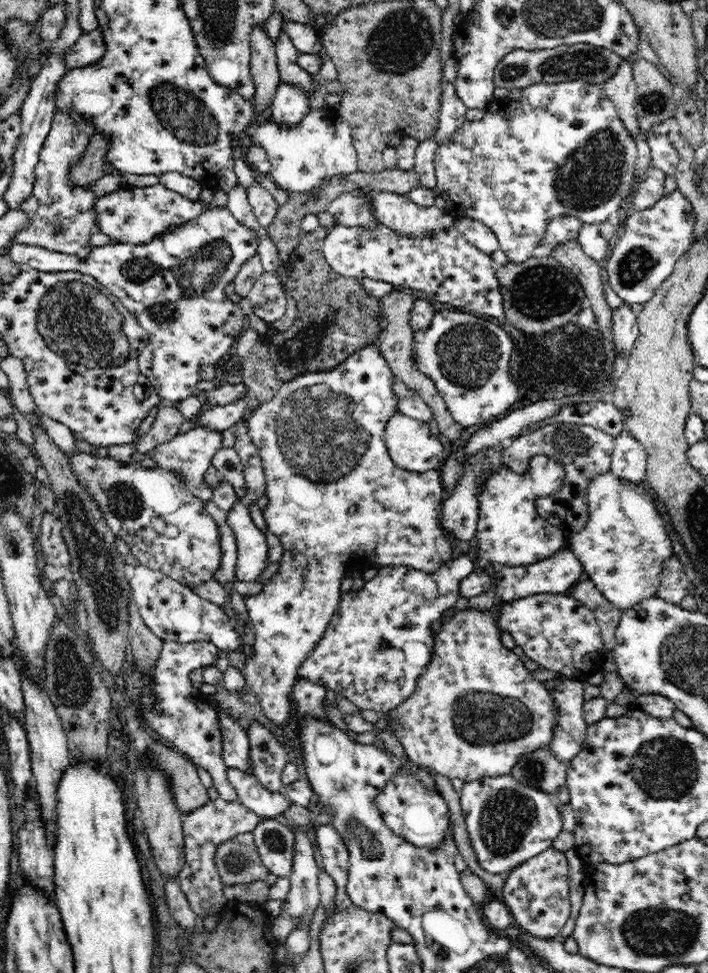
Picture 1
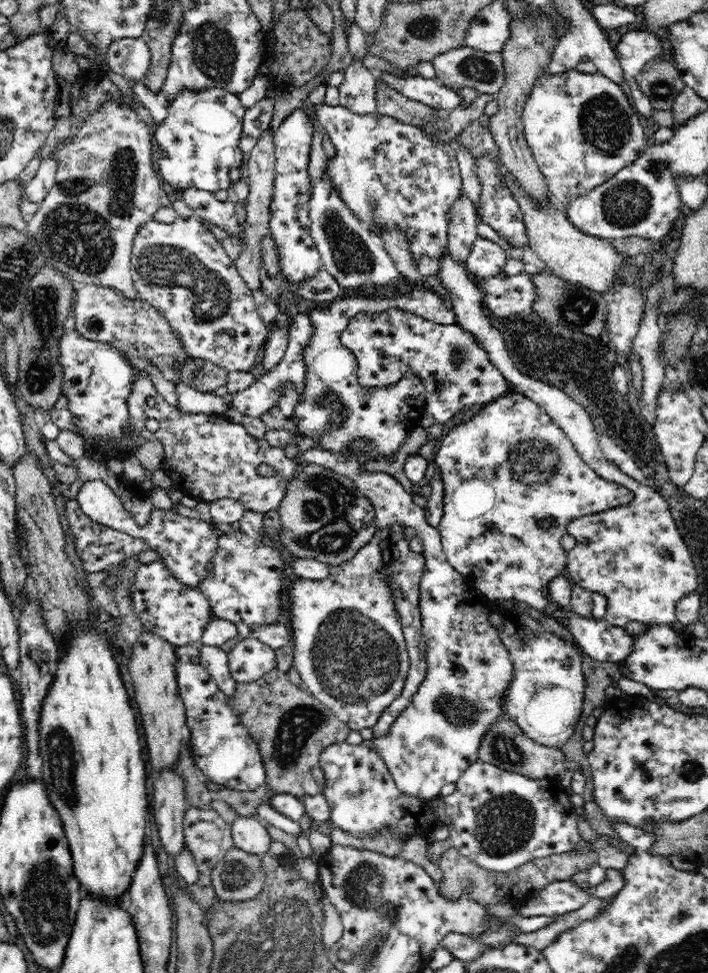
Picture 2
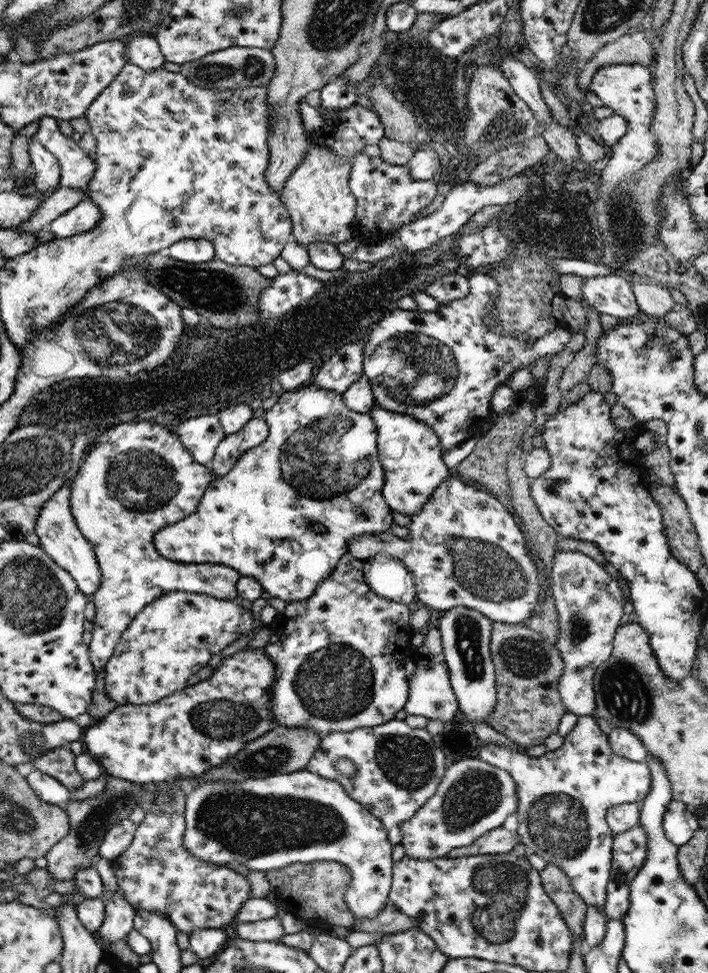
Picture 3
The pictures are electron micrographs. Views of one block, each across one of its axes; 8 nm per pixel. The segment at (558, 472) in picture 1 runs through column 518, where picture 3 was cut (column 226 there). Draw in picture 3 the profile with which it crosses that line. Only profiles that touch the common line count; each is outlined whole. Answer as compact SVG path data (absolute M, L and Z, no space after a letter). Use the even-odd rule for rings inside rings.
M308 383L294 391L281 392L279 400L270 410L267 410L265 421L269 426L269 436L266 437L266 440L238 457L236 464L228 474L213 479L210 488L205 490L205 494L201 498L201 505L198 506L194 516L183 518L180 522L172 525L166 525L156 534L154 542L156 542L157 550L167 559L173 559L174 562L231 566L242 575L255 578L272 598L280 598L286 603L298 602L313 596L318 585L321 585L333 573L333 570L337 568L338 561L349 552L350 542L353 538L388 532L393 524L390 506L385 502L381 493L385 483L385 474L377 449L378 431L374 419L369 413L353 411L346 404L343 394L320 388L314 383ZM314 523L322 524L327 531L324 534L319 534L312 530L311 526Z

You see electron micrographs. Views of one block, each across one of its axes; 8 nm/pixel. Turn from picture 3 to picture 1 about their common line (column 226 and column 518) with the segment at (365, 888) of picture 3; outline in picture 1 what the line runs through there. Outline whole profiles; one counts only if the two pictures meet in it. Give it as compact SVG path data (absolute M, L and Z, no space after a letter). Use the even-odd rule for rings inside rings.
M511 775L485 777L466 782L459 792L461 809L470 836L472 849L480 866L492 874L500 874L512 870L552 847L554 839L562 832L562 819L557 802L551 794L521 784Z

